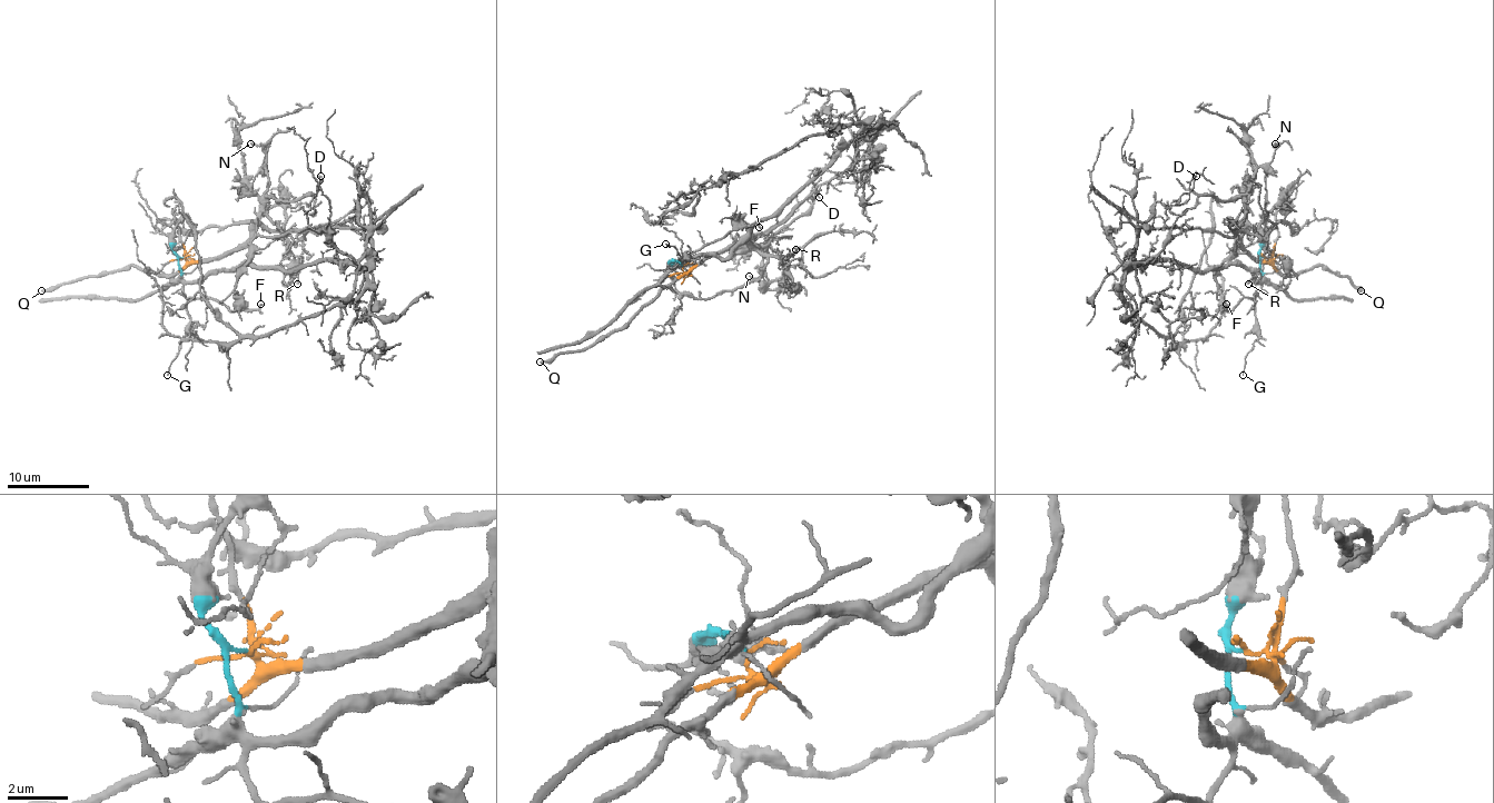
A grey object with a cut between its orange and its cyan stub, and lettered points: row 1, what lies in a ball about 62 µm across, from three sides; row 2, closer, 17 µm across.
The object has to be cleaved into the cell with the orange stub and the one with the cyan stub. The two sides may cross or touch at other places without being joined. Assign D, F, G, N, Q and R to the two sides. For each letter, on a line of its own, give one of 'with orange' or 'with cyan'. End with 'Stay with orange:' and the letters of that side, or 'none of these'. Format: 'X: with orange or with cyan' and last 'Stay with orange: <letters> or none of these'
D: with orange
F: with cyan
G: with cyan
N: with orange
Q: with orange
R: with orange
Stay with orange: D, N, Q, R

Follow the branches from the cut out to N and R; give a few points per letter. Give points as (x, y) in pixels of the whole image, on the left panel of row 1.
N: (184, 258), (211, 260), (249, 237), (259, 196), (267, 188), (264, 159), (267, 149), (251, 142)
R: (184, 258), (208, 260), (240, 246), (266, 225), (282, 234), (288, 251), (279, 263), (296, 283)

